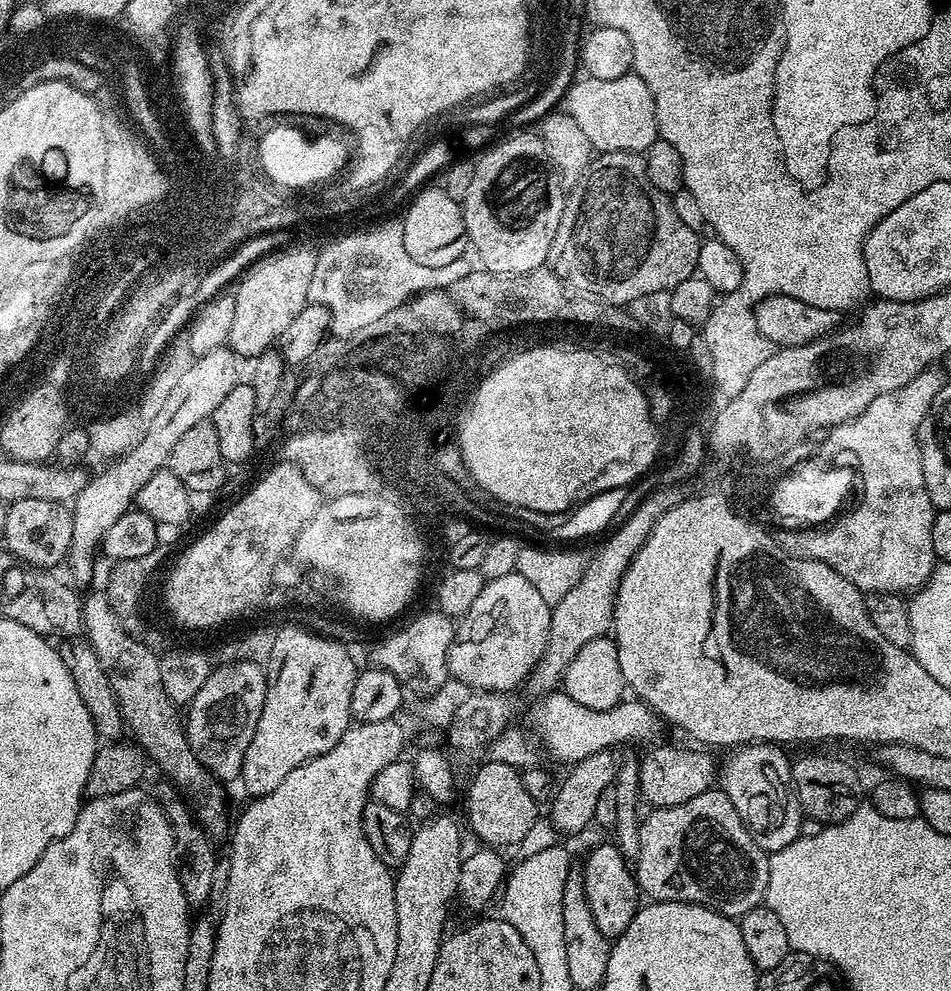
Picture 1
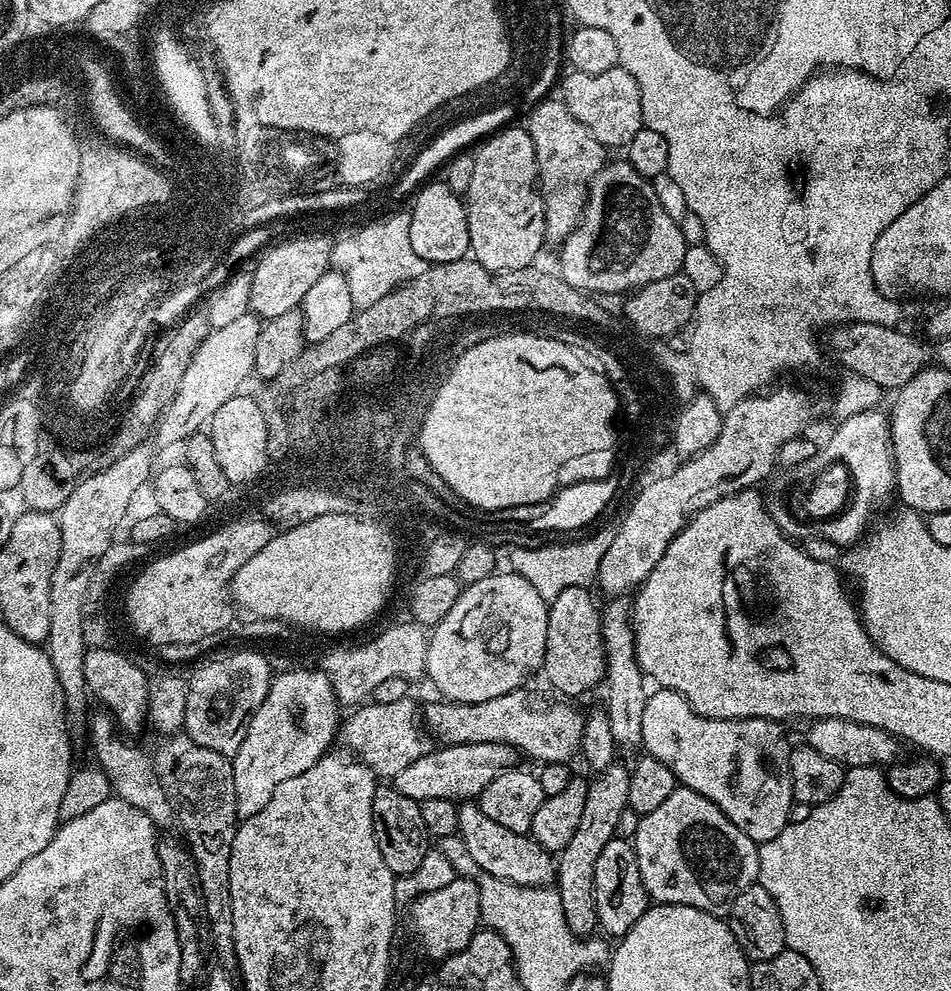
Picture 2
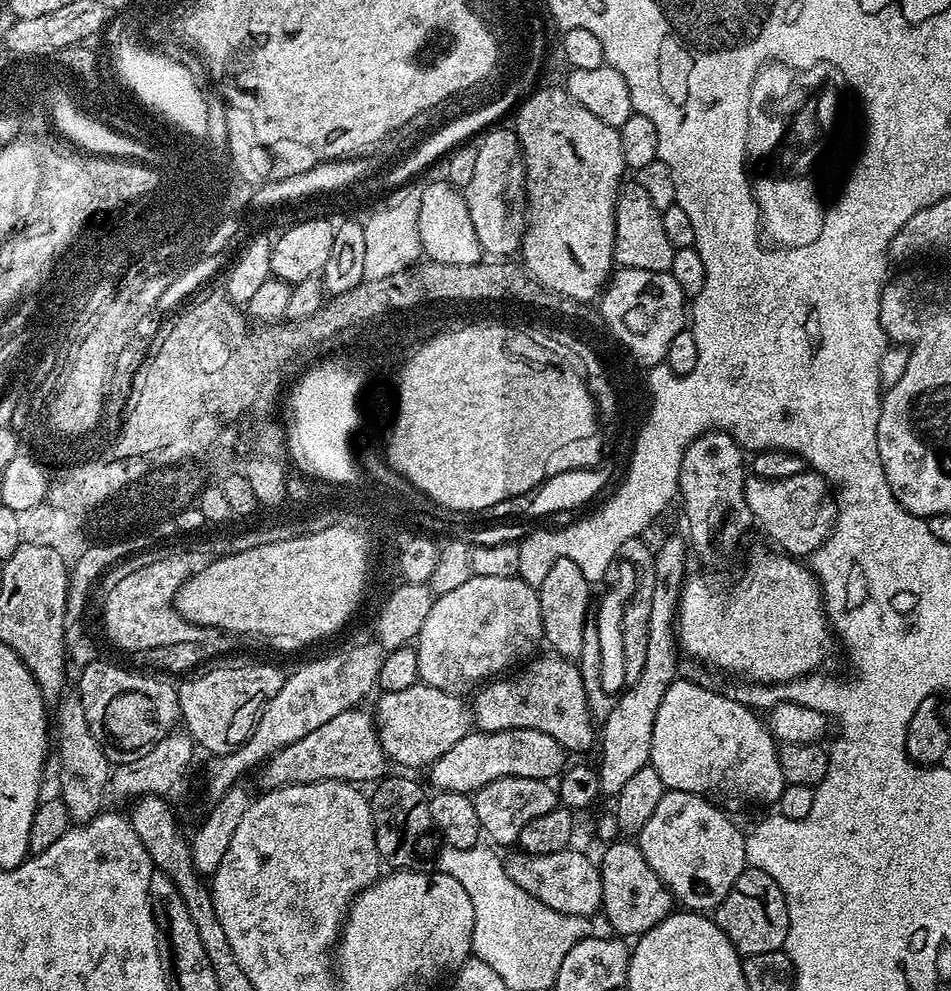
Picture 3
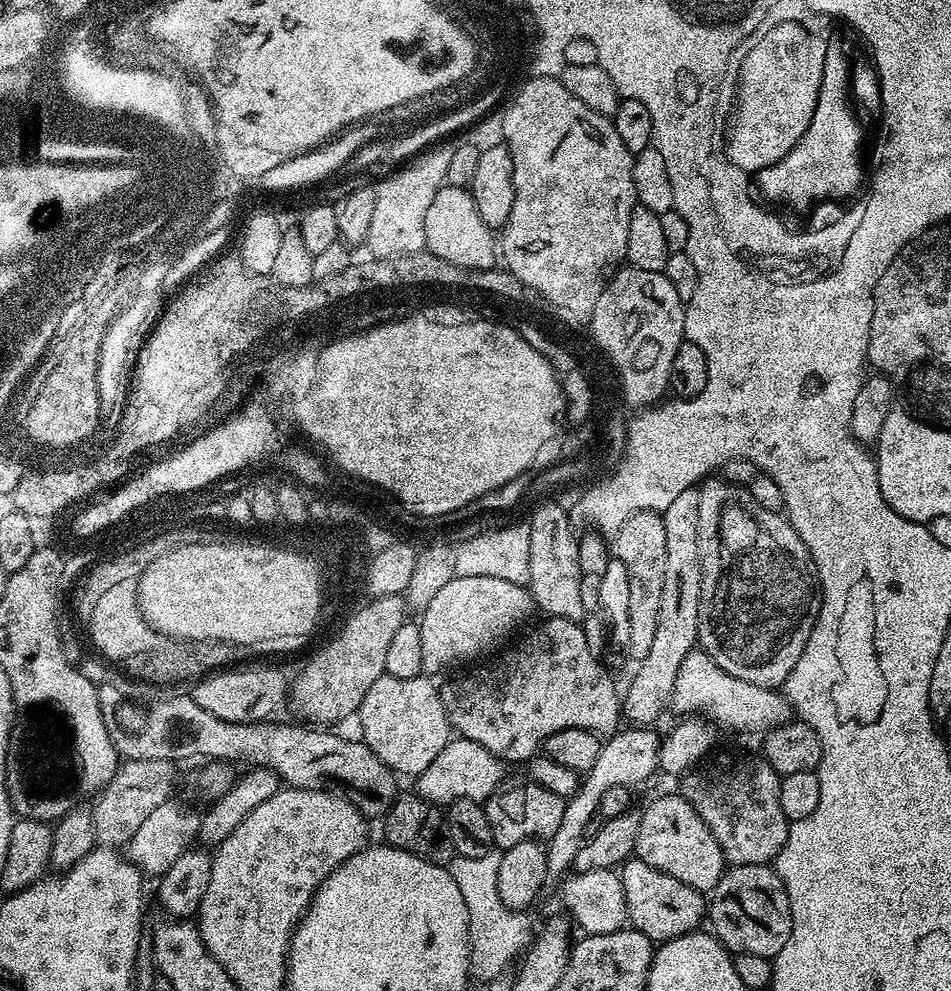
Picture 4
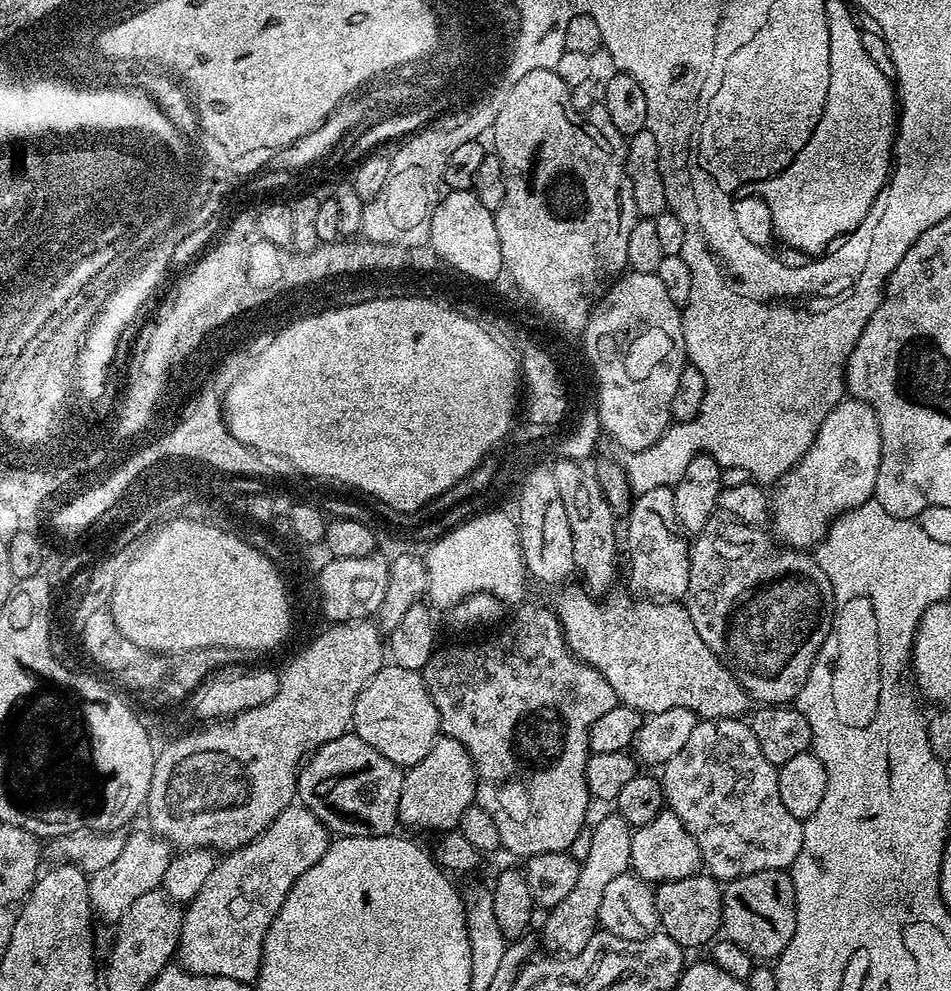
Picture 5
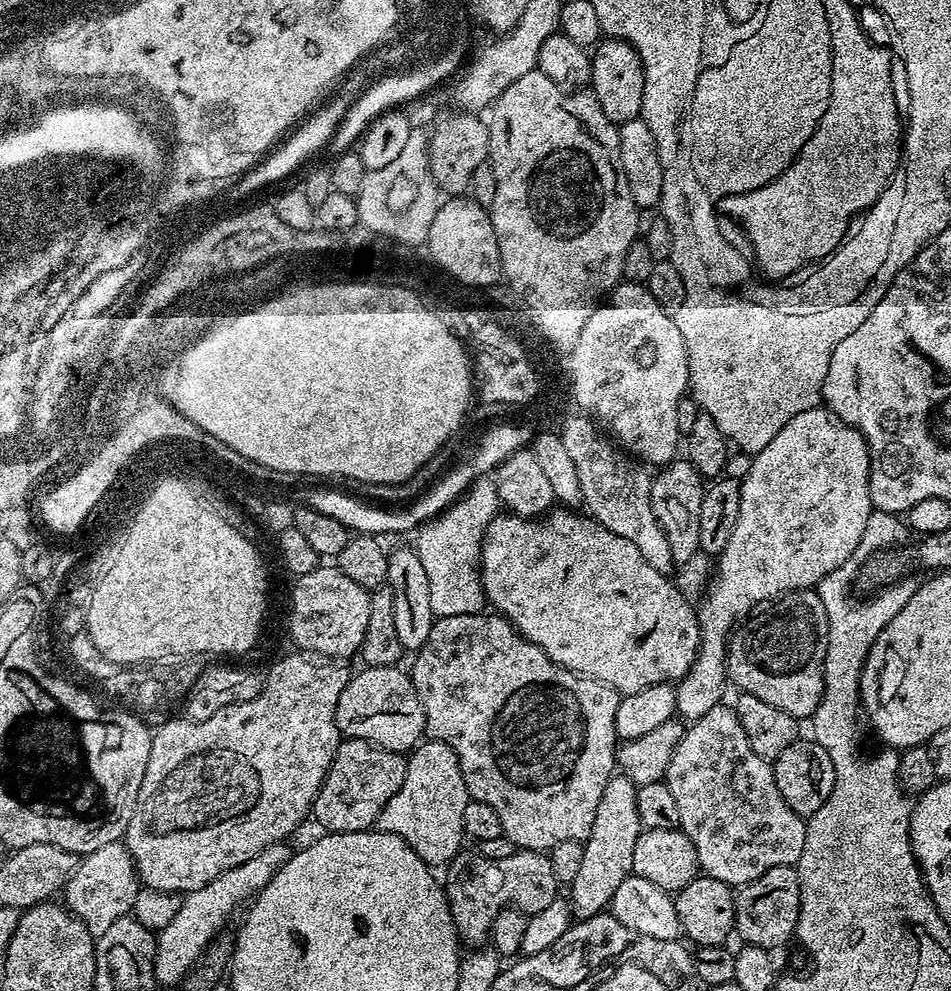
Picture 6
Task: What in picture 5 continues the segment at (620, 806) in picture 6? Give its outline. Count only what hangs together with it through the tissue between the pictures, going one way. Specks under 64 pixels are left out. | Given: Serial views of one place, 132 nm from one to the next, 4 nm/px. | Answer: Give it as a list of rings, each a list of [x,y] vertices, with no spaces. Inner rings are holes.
[[[619,814],[611,815],[598,821],[596,828],[591,829],[590,854],[586,854],[581,863],[574,890],[570,890],[570,894],[562,898],[558,906],[551,908],[545,915],[548,917],[544,920],[544,940],[548,943],[549,953],[574,956],[582,951],[600,928],[600,907],[606,886],[610,886],[614,878],[625,875],[632,867],[630,842],[634,829]]]

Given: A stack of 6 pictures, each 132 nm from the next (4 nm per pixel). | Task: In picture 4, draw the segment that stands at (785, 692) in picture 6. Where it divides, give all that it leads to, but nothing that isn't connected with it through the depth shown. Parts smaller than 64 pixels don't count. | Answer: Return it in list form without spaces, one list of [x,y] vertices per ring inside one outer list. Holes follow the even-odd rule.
[[[708,478],[699,485],[700,509],[698,510],[698,546],[700,547],[700,561],[702,562],[702,602],[698,606],[698,634],[696,639],[699,647],[708,653],[708,657],[717,664],[726,674],[734,678],[742,678],[742,682],[750,682],[754,686],[779,689],[789,674],[794,670],[798,658],[802,658],[802,650],[810,638],[810,630],[814,630],[814,622],[822,606],[820,593],[820,579],[814,566],[814,558],[798,538],[794,526],[789,522],[787,515],[766,510],[762,506],[752,503],[749,499],[750,492],[747,487],[739,488],[736,484],[727,484],[724,480]]]

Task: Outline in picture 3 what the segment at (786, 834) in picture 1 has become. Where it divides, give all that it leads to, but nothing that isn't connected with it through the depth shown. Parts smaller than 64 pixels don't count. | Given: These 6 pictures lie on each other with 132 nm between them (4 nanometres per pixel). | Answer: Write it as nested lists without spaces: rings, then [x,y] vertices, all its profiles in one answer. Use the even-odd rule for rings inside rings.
[[[678,678],[666,690],[666,694],[662,697],[662,706],[658,706],[658,718],[654,718],[654,734],[650,738],[650,766],[656,771],[658,778],[662,778],[665,789],[674,792],[698,794],[706,800],[713,801],[720,806],[727,806],[729,809],[744,808],[747,804],[775,805],[779,801],[785,786],[782,766],[780,765],[780,749],[778,741],[768,729],[767,723],[761,717],[759,720],[755,715],[759,716],[749,705],[738,702],[731,694],[724,693],[723,696],[720,690],[716,688],[703,688],[702,685],[696,684],[692,680]]]

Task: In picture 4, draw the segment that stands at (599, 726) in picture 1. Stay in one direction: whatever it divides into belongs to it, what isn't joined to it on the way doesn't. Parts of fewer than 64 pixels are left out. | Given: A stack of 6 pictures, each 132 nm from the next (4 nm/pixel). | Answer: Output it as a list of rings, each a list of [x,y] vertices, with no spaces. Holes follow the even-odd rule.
[[[385,674],[366,690],[366,698],[360,703],[359,735],[368,748],[378,754],[380,761],[401,777],[419,776],[434,758],[438,758],[442,746],[448,744],[454,732],[442,706],[437,681],[432,680],[435,679],[424,674],[414,678],[394,678]]]

